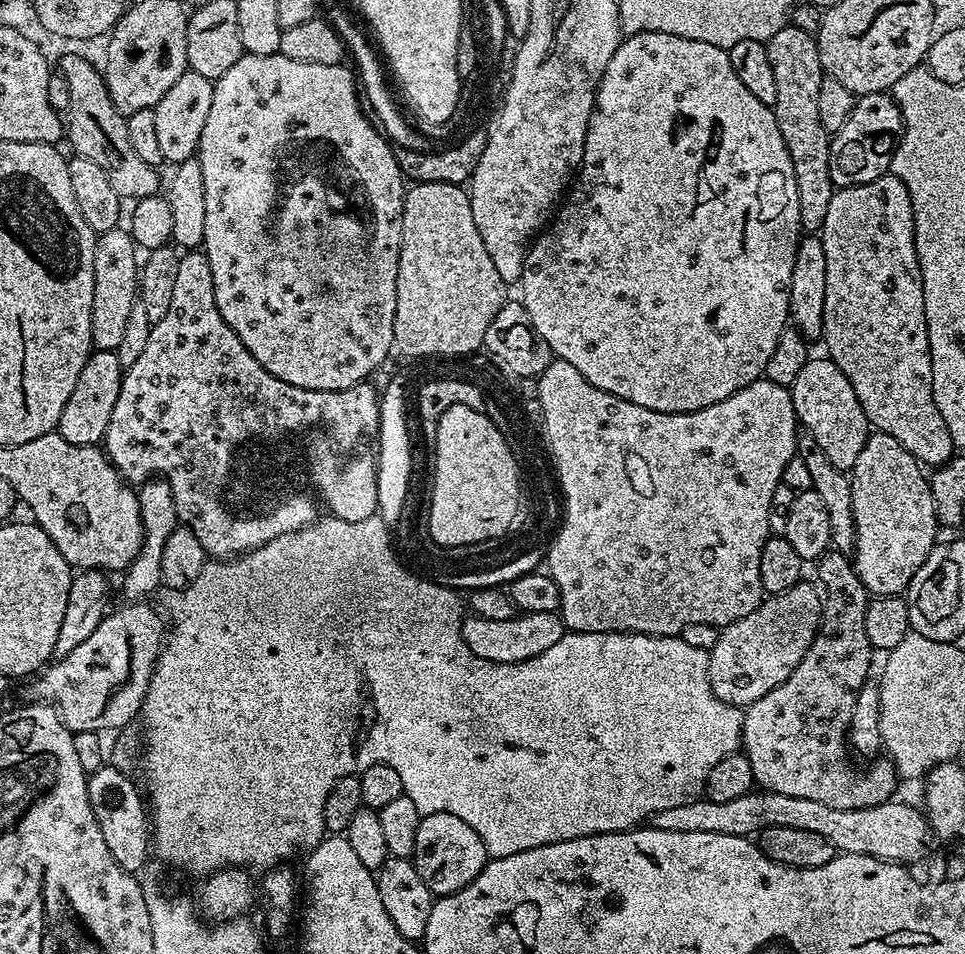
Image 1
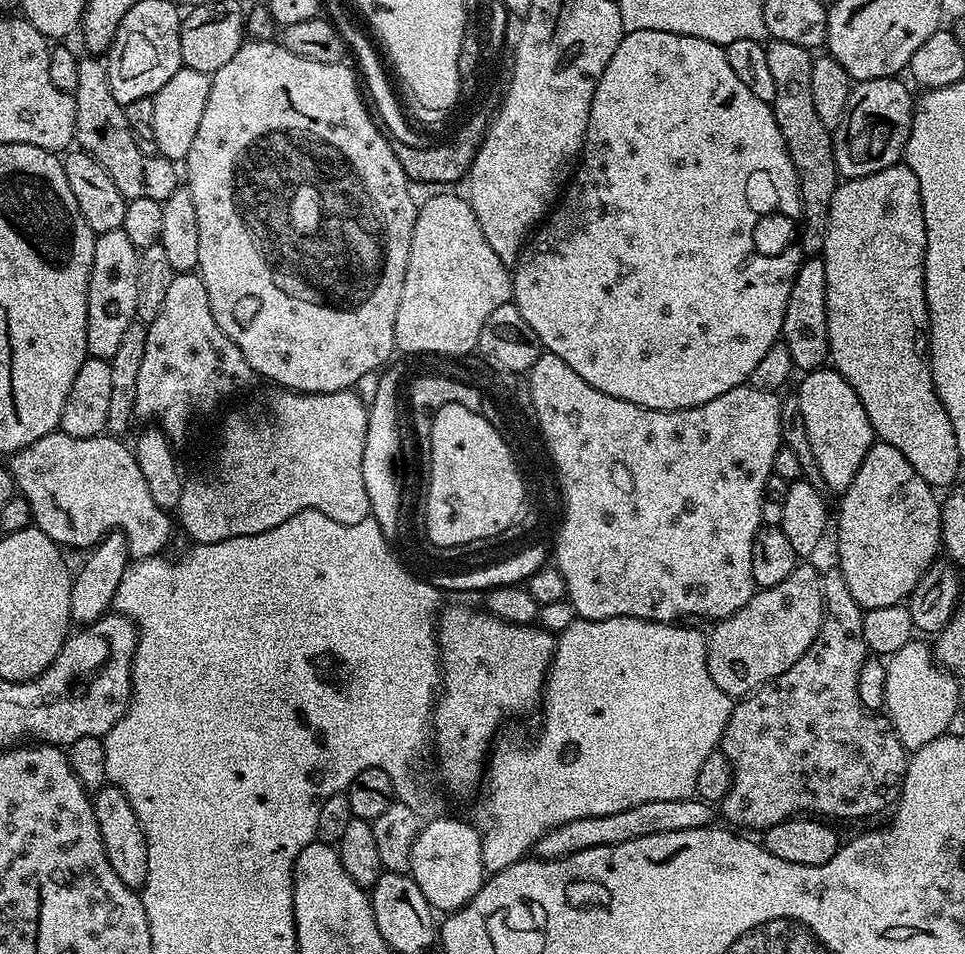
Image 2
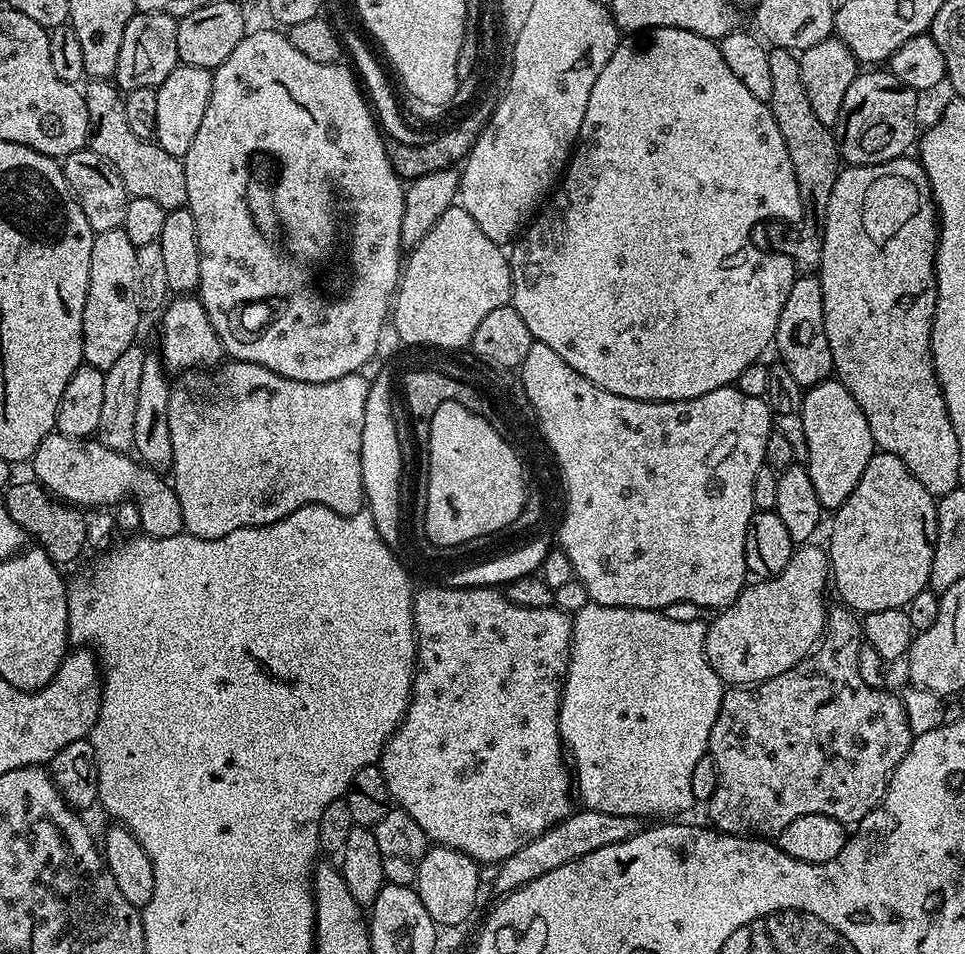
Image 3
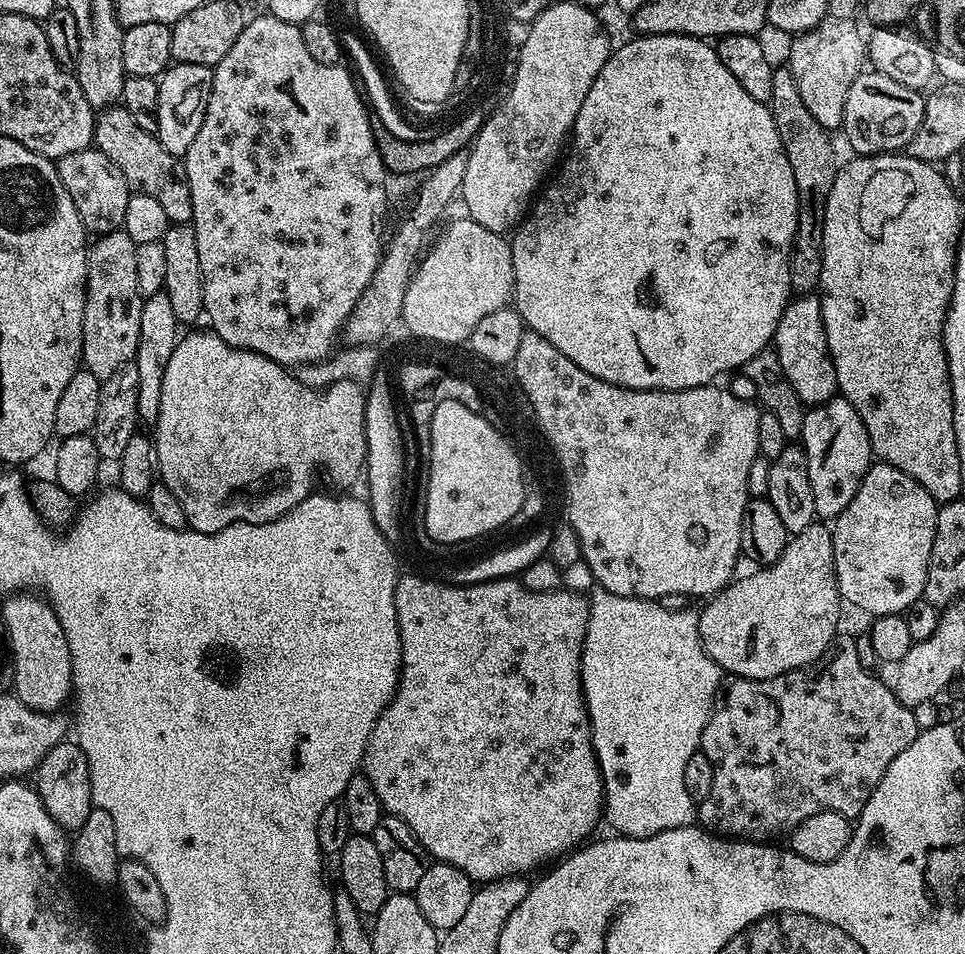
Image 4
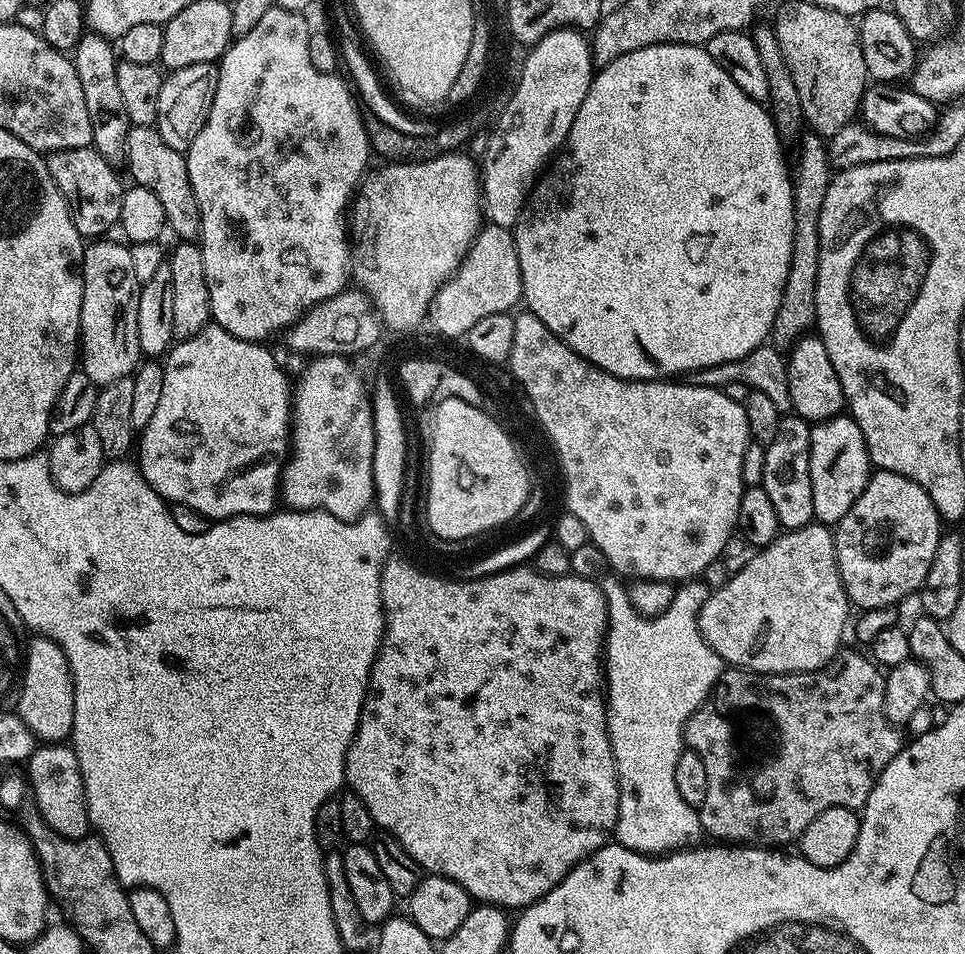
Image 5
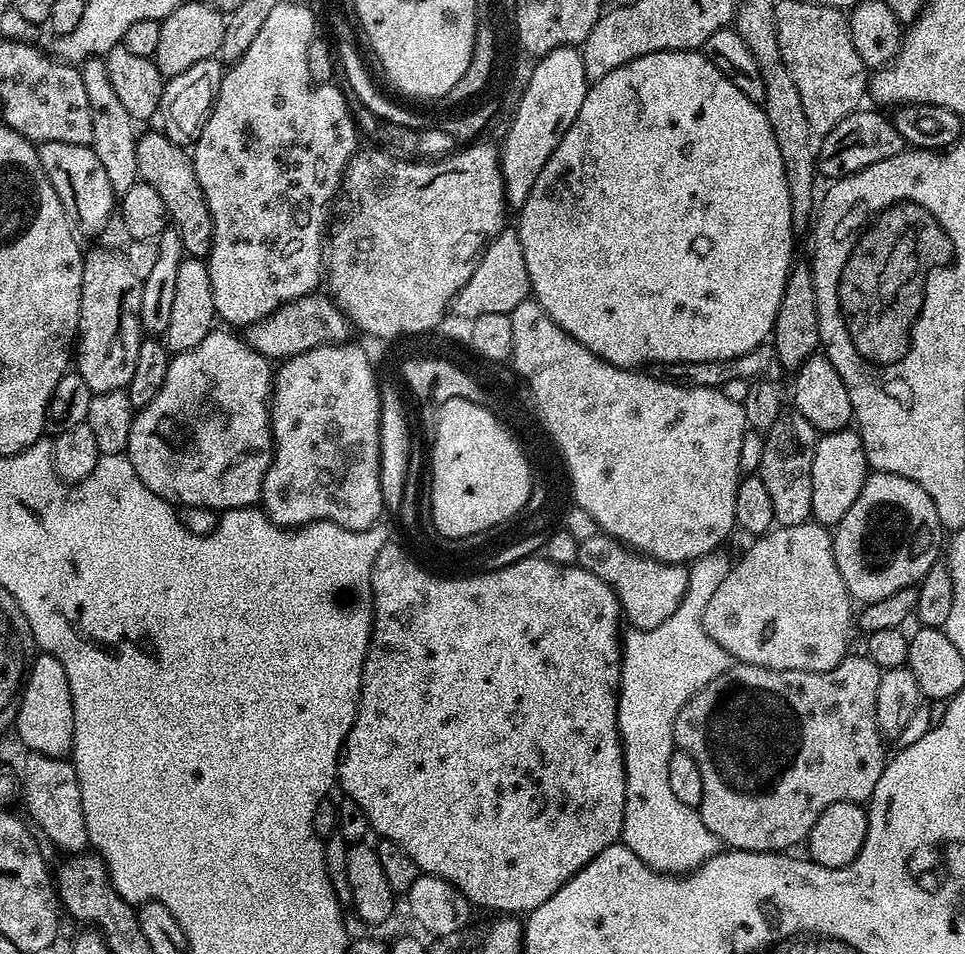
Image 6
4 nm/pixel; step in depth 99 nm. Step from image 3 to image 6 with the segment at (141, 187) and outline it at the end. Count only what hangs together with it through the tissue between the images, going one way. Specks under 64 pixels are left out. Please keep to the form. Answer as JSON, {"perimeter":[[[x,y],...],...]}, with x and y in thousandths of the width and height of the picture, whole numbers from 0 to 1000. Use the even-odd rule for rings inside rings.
{"perimeter":[[[146,137],[141,149],[141,160],[145,189],[164,199],[168,216],[172,216],[174,221],[177,238],[189,249],[192,265],[195,268],[215,269],[220,260],[220,230],[213,208],[209,203],[209,195],[205,195],[196,156],[192,152],[180,150],[169,137]]]}

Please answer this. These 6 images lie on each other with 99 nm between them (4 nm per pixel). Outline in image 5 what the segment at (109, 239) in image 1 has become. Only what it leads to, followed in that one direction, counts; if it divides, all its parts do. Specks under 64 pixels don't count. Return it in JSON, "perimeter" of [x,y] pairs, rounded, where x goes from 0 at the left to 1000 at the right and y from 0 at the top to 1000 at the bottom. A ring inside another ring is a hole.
{"perimeter":[[[116,249],[96,251],[88,259],[87,273],[83,276],[87,307],[81,377],[93,400],[101,405],[137,394],[147,377],[143,363],[143,312],[146,299],[139,288],[134,257],[123,251],[112,251]]]}

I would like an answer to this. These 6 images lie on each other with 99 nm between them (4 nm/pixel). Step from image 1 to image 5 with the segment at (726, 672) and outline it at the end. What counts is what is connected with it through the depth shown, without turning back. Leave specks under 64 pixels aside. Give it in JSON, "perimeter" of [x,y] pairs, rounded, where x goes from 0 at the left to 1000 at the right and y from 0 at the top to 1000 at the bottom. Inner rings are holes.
{"perimeter":[[[842,547],[823,553],[820,556],[809,557],[801,570],[795,574],[787,575],[759,605],[755,606],[754,612],[750,612],[746,617],[735,619],[734,630],[725,636],[725,664],[734,676],[750,691],[751,697],[776,704],[791,704],[793,706],[816,706],[818,704],[842,704],[853,700],[855,696],[861,694],[866,689],[867,683],[872,682],[873,675],[870,670],[875,667],[875,657],[879,654],[879,637],[881,630],[875,611],[868,597],[866,588],[866,564],[863,555],[859,550]]]}

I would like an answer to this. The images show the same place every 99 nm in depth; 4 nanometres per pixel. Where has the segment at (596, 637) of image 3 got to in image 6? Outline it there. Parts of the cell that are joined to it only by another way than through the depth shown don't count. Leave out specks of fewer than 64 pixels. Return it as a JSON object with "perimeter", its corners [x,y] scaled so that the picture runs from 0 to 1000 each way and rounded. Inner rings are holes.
{"perimeter":[[[743,577],[732,581],[727,585],[716,588],[713,595],[713,613],[711,614],[711,623],[707,627],[707,631],[703,635],[703,639],[698,639],[698,644],[694,644],[694,648],[690,648],[690,652],[686,652],[686,656],[678,656],[677,658],[655,658],[648,661],[645,667],[645,687],[642,689],[642,731],[640,732],[640,765],[642,766],[642,783],[647,789],[647,819],[649,820],[649,845],[647,846],[647,871],[645,873],[645,884],[650,889],[657,891],[657,895],[661,899],[665,899],[667,906],[673,906],[675,910],[682,914],[690,914],[693,916],[712,916],[720,914],[726,906],[730,906],[743,893],[747,892],[748,886],[744,877],[736,870],[732,870],[732,862],[727,862],[724,850],[715,845],[709,844],[706,839],[697,832],[693,819],[694,790],[701,784],[701,779],[696,773],[696,762],[698,761],[698,753],[703,753],[703,748],[707,744],[707,740],[711,740],[711,736],[715,736],[715,732],[721,725],[726,725],[740,711],[744,711],[751,702],[756,699],[756,689],[752,681],[748,681],[748,677],[744,677],[744,673],[740,673],[740,669],[736,669],[736,665],[732,665],[730,659],[730,636],[736,631],[736,627],[740,624],[740,618],[744,618],[744,614],[748,614],[748,606],[752,606],[752,602],[758,597],[760,588],[753,587],[749,583],[749,578]]]}

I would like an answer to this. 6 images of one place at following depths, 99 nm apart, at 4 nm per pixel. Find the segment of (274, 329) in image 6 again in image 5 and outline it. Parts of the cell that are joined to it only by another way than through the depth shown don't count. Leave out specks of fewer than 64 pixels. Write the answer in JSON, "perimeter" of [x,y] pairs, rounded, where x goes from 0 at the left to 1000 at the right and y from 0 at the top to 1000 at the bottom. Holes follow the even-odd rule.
{"perimeter":[[[362,300],[341,314],[322,323],[297,349],[298,365],[313,369],[319,375],[328,373],[355,373],[369,375],[372,369],[385,365],[394,356],[395,329],[387,312],[372,300]]]}

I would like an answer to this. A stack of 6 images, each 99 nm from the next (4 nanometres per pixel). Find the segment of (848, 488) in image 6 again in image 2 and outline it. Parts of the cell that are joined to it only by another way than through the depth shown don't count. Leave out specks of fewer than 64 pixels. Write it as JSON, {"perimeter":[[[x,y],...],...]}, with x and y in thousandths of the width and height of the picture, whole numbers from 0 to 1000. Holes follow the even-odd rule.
{"perimeter":[[[861,384],[846,386],[832,395],[829,408],[823,411],[825,420],[831,430],[831,442],[835,442],[835,459],[839,459],[839,472],[844,472],[844,484],[852,497],[852,508],[855,513],[874,518],[885,505],[893,480],[904,471],[906,454],[889,413],[873,396],[873,392]]]}

